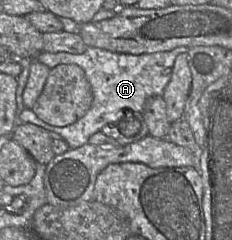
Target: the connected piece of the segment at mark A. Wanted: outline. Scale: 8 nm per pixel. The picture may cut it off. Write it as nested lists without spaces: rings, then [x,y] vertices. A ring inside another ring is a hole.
[[[179,46],[170,51],[146,53],[140,55],[115,53],[108,50],[87,47],[81,54],[68,52],[41,52],[36,60],[50,69],[59,64],[75,64],[81,67],[91,85],[93,102],[87,113],[71,125],[57,127],[49,125],[39,119],[32,109],[25,108],[19,115],[22,123],[32,123],[48,131],[59,134],[66,141],[70,149],[75,149],[88,143],[89,138],[109,123],[121,119],[127,110],[143,111],[148,99],[162,96],[163,91],[171,79],[172,69],[176,57],[181,53],[188,53],[190,48]]]

